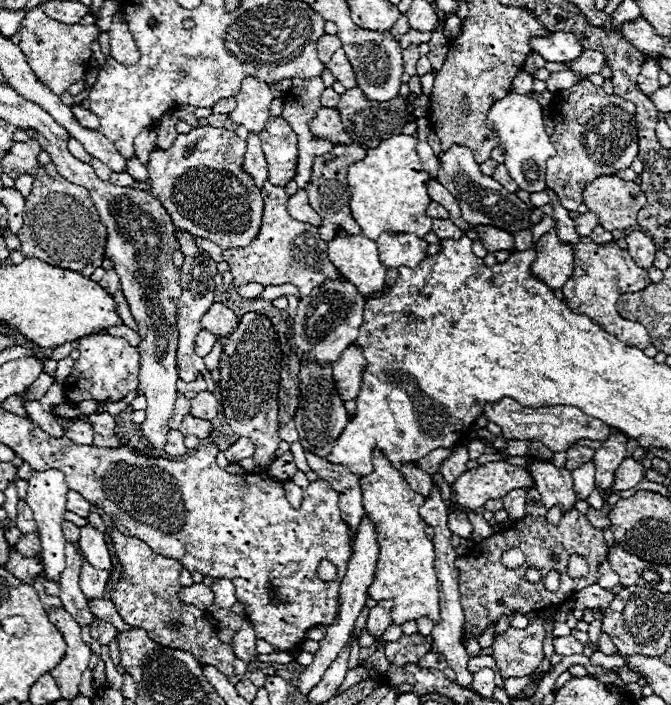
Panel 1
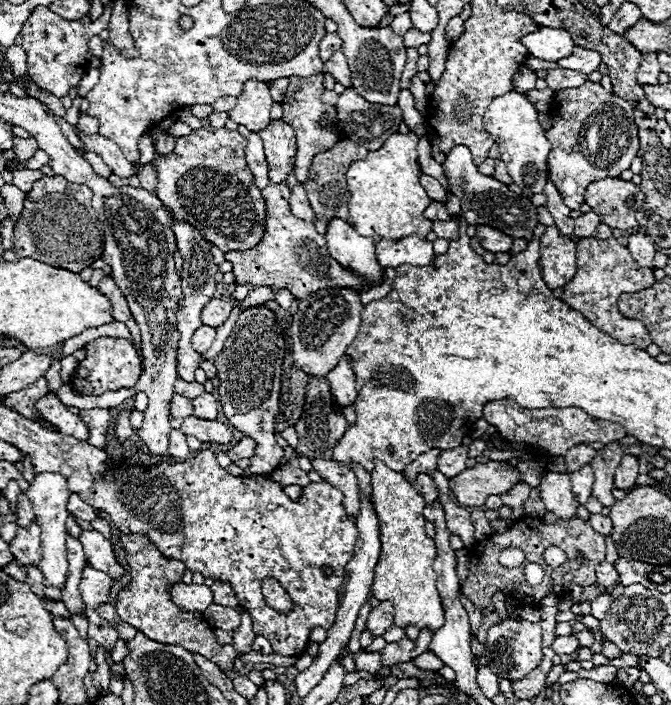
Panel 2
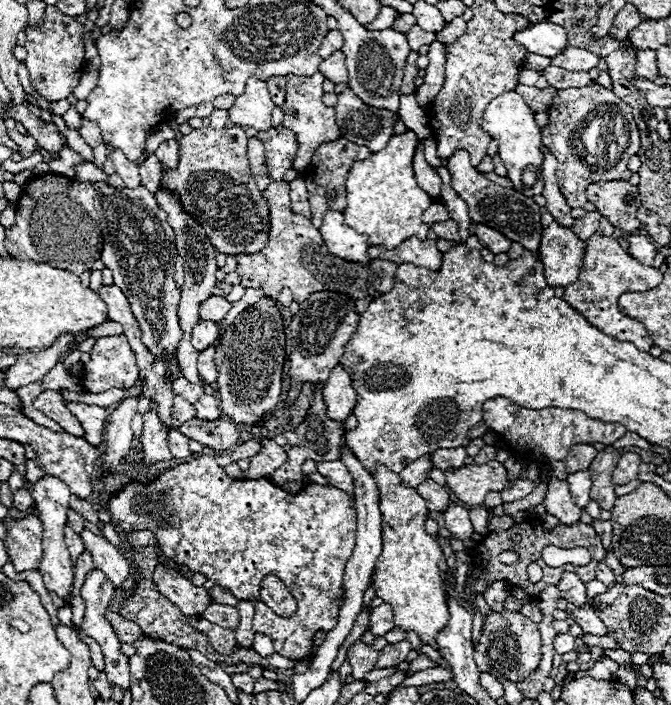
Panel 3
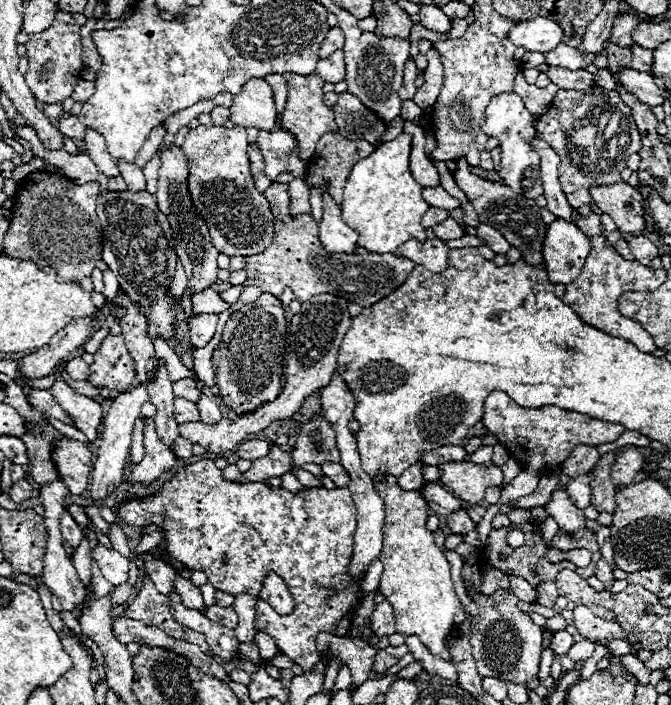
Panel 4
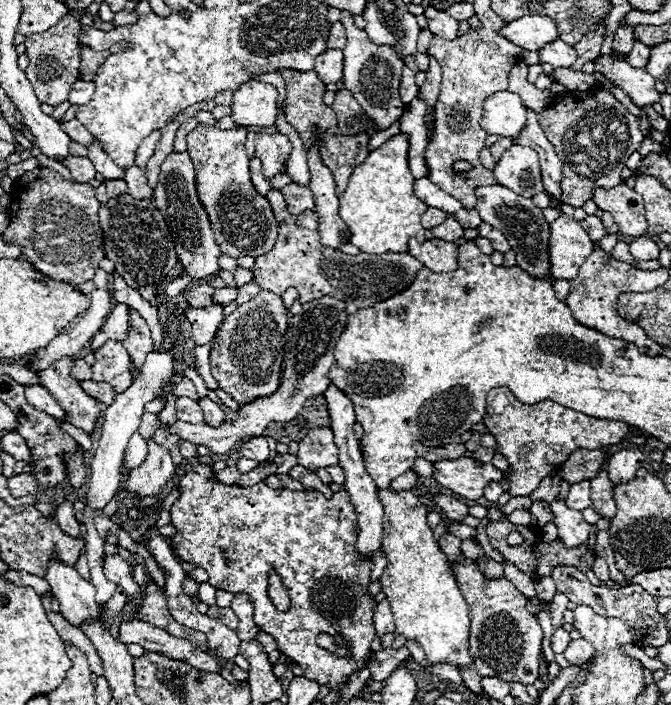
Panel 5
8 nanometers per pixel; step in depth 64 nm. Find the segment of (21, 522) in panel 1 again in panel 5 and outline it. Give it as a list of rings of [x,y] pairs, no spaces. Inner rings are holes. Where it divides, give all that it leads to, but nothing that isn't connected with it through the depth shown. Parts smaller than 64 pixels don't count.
[[[12,474],[8,478],[8,490],[14,498],[26,496],[26,494],[36,494],[38,480],[32,474]]]

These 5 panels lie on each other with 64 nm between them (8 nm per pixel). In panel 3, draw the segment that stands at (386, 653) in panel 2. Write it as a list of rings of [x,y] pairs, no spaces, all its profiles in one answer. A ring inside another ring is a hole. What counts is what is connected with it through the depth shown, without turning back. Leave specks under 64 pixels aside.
[[[402,640],[398,644],[388,644],[384,650],[378,652],[378,660],[376,660],[376,668],[390,668],[390,666],[398,666],[400,662],[406,660],[408,652],[412,650],[408,640]]]

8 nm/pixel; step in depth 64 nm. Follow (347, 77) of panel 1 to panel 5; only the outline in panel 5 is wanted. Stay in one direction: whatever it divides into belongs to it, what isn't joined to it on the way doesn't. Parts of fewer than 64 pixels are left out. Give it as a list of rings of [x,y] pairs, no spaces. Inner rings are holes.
[[[340,48],[326,50],[316,56],[314,60],[314,72],[320,76],[324,84],[338,84],[342,80],[342,68],[344,68],[344,54]]]

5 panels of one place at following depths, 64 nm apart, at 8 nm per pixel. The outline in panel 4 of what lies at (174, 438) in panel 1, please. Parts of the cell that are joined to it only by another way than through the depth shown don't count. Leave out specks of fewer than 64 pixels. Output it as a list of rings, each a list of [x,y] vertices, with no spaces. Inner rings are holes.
[[[178,436],[176,442],[174,442],[174,454],[178,458],[190,458],[192,456],[192,442],[188,442],[186,438]]]

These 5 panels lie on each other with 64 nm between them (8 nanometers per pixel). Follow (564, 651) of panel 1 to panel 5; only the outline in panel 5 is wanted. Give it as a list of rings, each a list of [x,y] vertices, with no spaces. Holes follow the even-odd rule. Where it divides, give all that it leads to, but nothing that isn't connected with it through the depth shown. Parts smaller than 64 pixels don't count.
[[[556,628],[554,634],[552,634],[552,638],[550,638],[550,642],[552,642],[552,650],[556,654],[562,654],[566,650],[568,642],[570,642],[570,634],[566,630],[562,630],[562,628]]]

